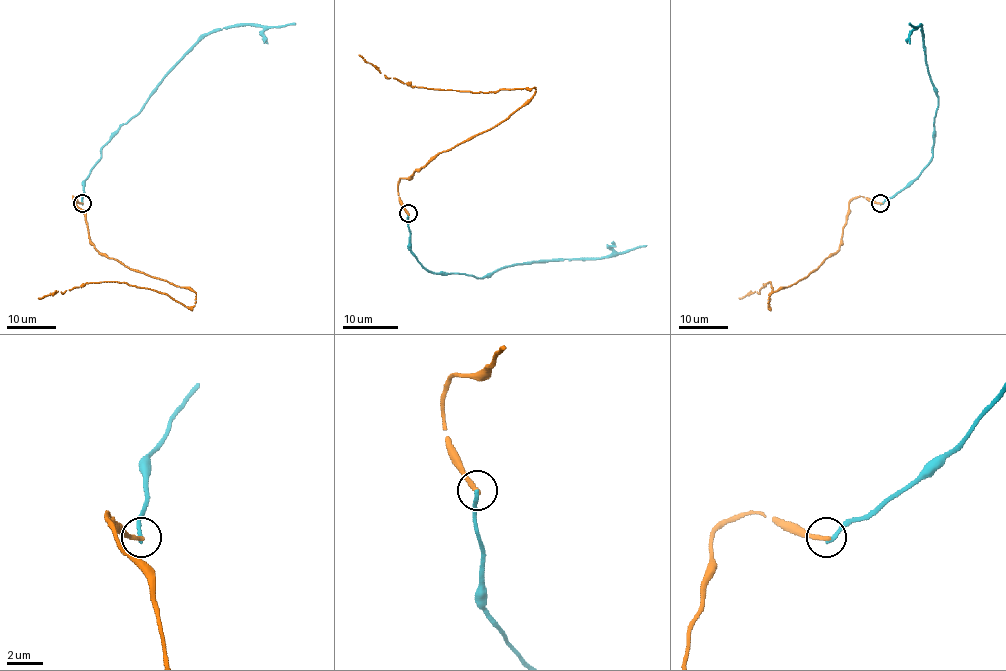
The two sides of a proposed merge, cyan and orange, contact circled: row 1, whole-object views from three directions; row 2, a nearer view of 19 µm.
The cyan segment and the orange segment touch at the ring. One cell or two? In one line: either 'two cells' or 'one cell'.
two cells

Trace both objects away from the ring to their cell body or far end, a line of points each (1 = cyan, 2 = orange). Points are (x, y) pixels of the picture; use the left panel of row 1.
1: (82, 203), (83, 180), (100, 157), (100, 148), (201, 39), (239, 25), (295, 23)
2: (82, 203), (73, 196), (100, 253), (188, 286), (195, 303), (187, 307), (150, 289), (100, 281), (38, 297)

